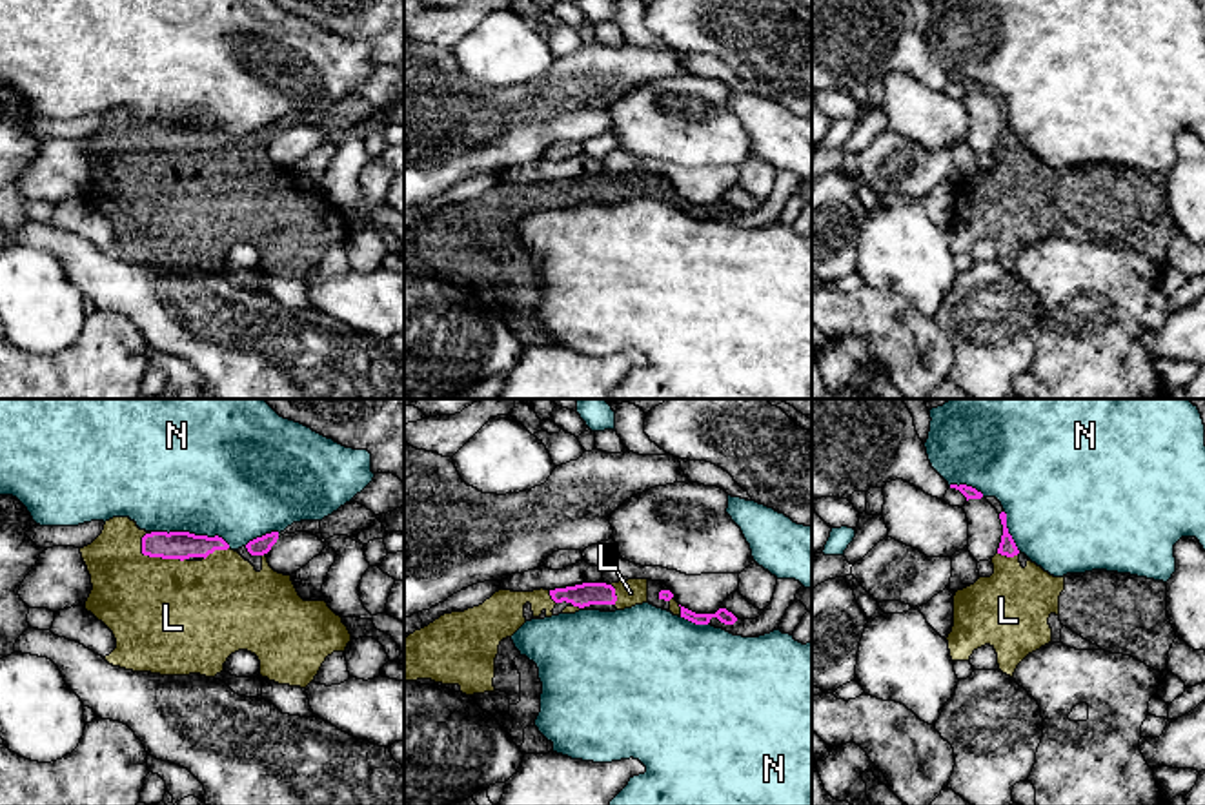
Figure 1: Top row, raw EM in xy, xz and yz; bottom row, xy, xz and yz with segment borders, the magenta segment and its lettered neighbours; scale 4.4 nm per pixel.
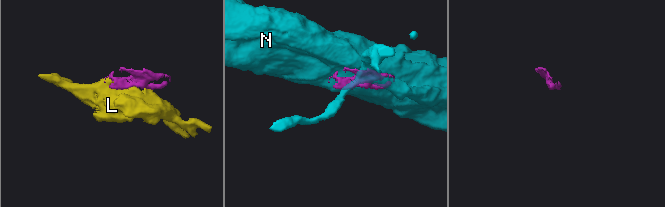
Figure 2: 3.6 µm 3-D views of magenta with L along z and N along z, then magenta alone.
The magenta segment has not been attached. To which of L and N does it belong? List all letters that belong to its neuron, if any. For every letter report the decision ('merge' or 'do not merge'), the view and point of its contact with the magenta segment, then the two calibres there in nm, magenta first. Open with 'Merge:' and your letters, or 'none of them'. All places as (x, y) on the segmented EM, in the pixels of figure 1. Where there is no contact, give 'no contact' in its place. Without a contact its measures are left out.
Merge: L
L: merge | xy (157, 556) | 130/480 nm
N: do not merge | xy (192, 534) | 130/500 nm

